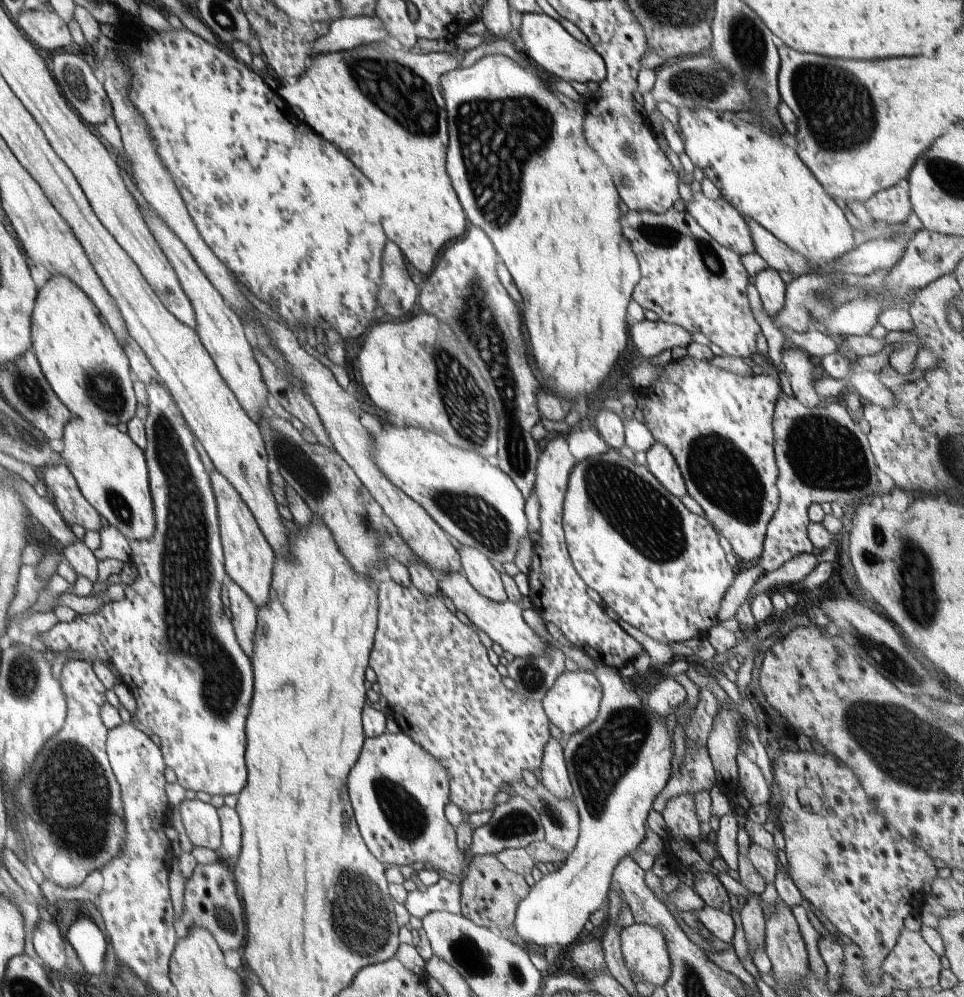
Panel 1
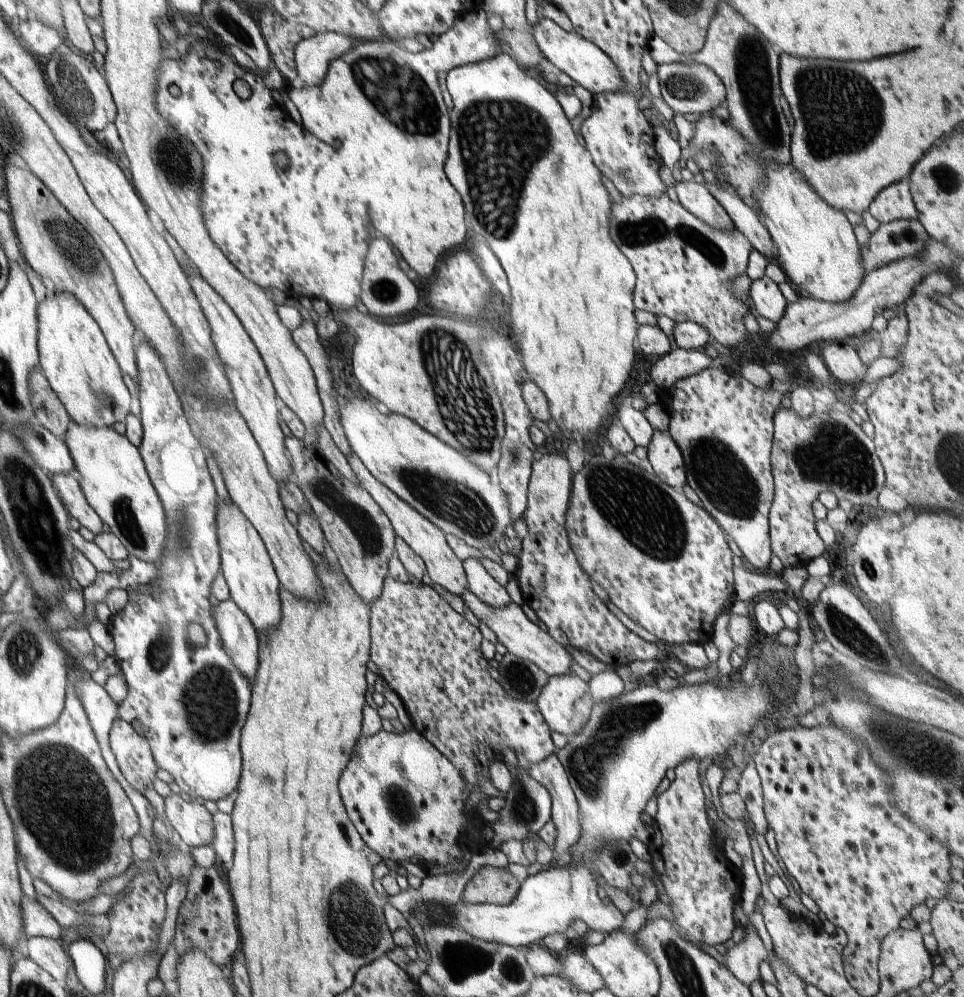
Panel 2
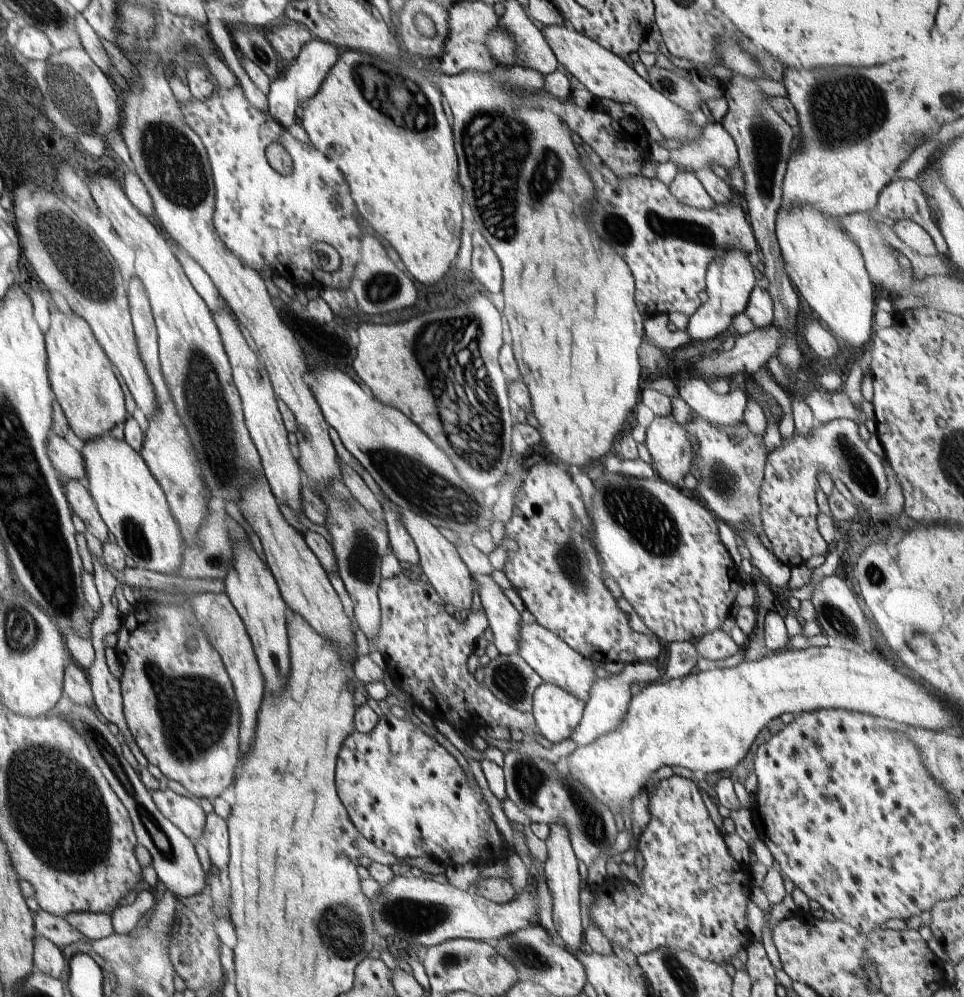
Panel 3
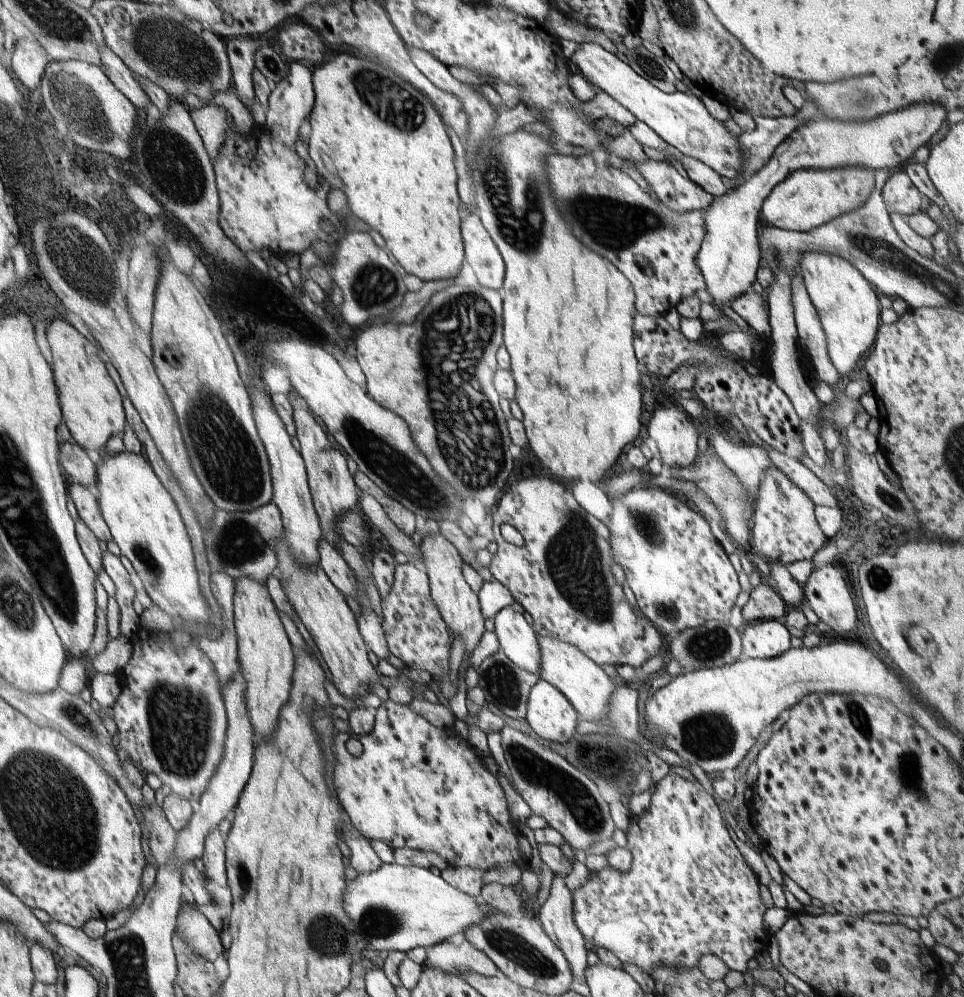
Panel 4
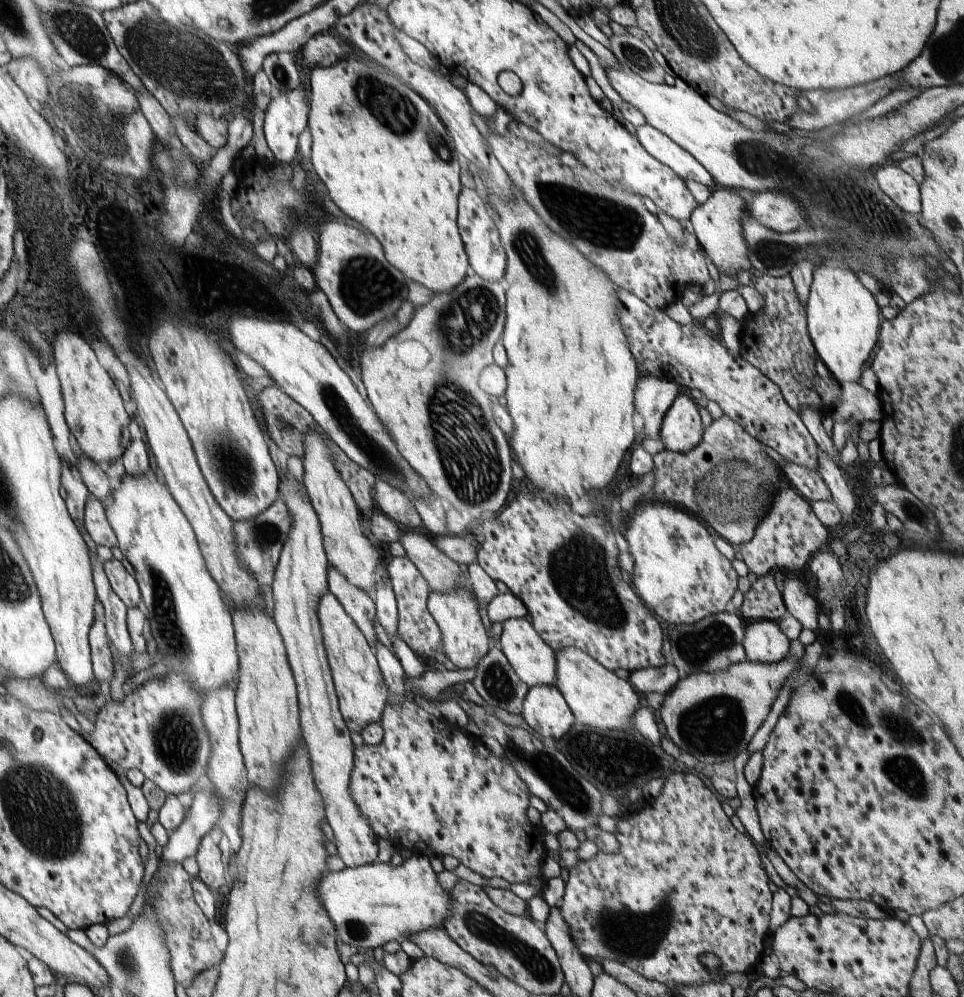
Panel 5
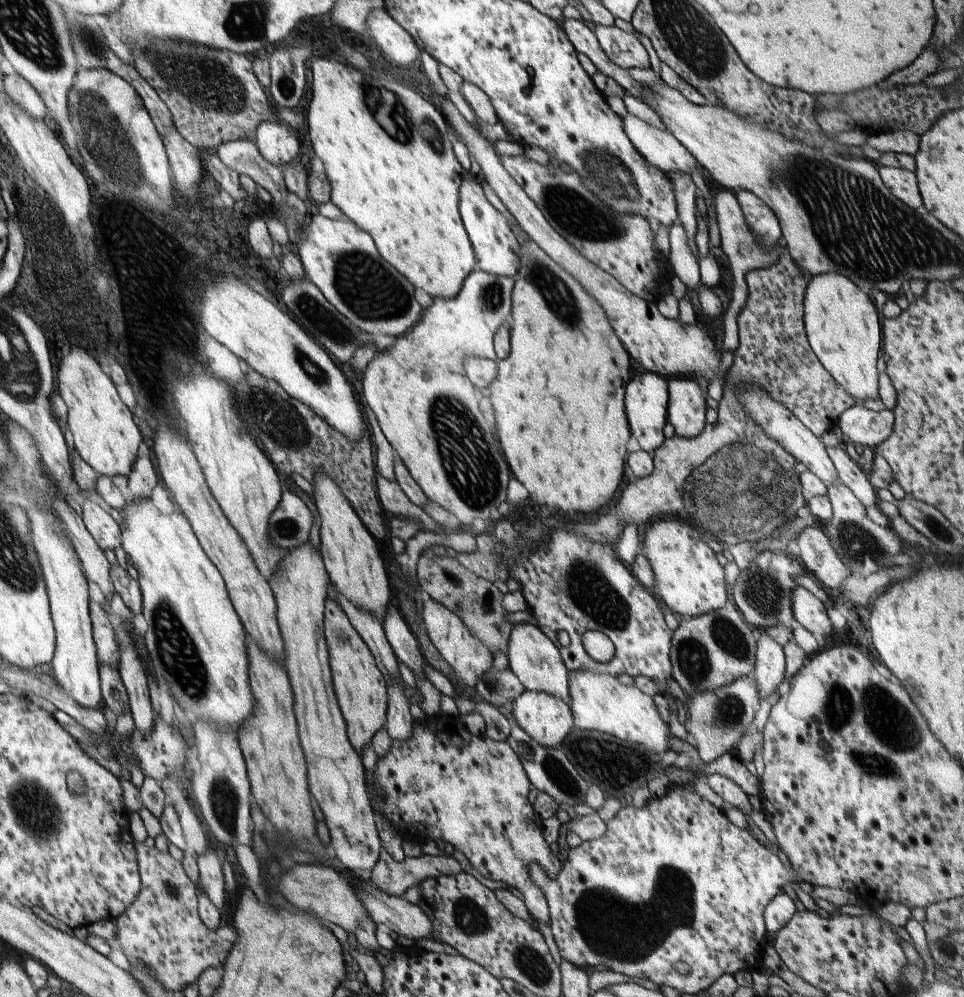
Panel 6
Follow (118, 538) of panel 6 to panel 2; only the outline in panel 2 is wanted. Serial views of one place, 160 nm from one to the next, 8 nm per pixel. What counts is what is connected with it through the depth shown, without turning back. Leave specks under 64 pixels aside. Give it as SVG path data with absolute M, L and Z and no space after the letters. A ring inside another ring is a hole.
M58 474L54 476L55 490L59 494L68 514L76 518L81 526L86 527L95 536L102 534L103 520L96 514L94 508L87 502L83 494L82 484L76 481L72 474Z

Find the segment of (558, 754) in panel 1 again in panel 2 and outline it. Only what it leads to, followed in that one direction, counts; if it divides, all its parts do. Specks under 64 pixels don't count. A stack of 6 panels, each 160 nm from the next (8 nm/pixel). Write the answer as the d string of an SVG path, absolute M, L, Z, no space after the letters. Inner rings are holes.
M556 753L548 756L542 762L532 763L529 769L530 776L535 780L538 780L542 786L546 786L546 790L550 792L552 796L551 807L551 820L556 826L556 841L553 845L553 854L557 861L558 868L564 868L564 866L570 866L574 859L570 853L571 847L576 845L582 834L580 827L580 811L579 805L576 801L576 796L570 787L568 776L566 775L564 766L560 763Z

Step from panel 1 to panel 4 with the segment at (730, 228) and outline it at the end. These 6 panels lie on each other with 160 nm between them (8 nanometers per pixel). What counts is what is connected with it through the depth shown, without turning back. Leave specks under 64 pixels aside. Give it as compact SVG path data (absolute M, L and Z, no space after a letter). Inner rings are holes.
M648 159L644 163L636 163L636 166L649 184L651 192L670 210L705 210L715 199L688 177L680 175L668 160L657 162Z

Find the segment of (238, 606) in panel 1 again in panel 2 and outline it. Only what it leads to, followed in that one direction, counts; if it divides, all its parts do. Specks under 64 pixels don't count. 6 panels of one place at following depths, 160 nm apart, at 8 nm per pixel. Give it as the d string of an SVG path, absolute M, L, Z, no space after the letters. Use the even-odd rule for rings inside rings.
M231 599L212 606L212 618L226 654L248 682L254 684L260 664L260 644L250 618Z

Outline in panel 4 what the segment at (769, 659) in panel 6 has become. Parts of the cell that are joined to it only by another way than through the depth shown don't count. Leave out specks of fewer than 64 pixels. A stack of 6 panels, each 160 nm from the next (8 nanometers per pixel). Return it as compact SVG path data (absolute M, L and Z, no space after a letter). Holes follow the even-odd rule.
M758 621L741 631L743 658L772 658L791 647L791 635L784 621Z

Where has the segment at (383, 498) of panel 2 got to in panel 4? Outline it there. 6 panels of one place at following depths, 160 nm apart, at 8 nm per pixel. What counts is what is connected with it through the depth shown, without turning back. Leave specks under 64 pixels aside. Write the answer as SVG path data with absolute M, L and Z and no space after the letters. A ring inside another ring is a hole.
M428 533L422 538L419 549L423 555L423 563L426 565L426 574L429 578L429 587L433 601L445 620L452 638L457 635L464 639L466 655L473 651L485 632L484 617L481 613L479 596L472 590L462 575L464 563L458 549L451 541L442 536L442 533Z

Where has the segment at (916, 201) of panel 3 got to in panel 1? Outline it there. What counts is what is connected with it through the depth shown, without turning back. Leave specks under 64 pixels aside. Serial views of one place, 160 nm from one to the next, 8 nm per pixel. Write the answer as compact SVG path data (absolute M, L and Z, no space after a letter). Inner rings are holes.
M897 184L878 191L863 204L874 221L889 225L904 224L913 211L909 192Z

